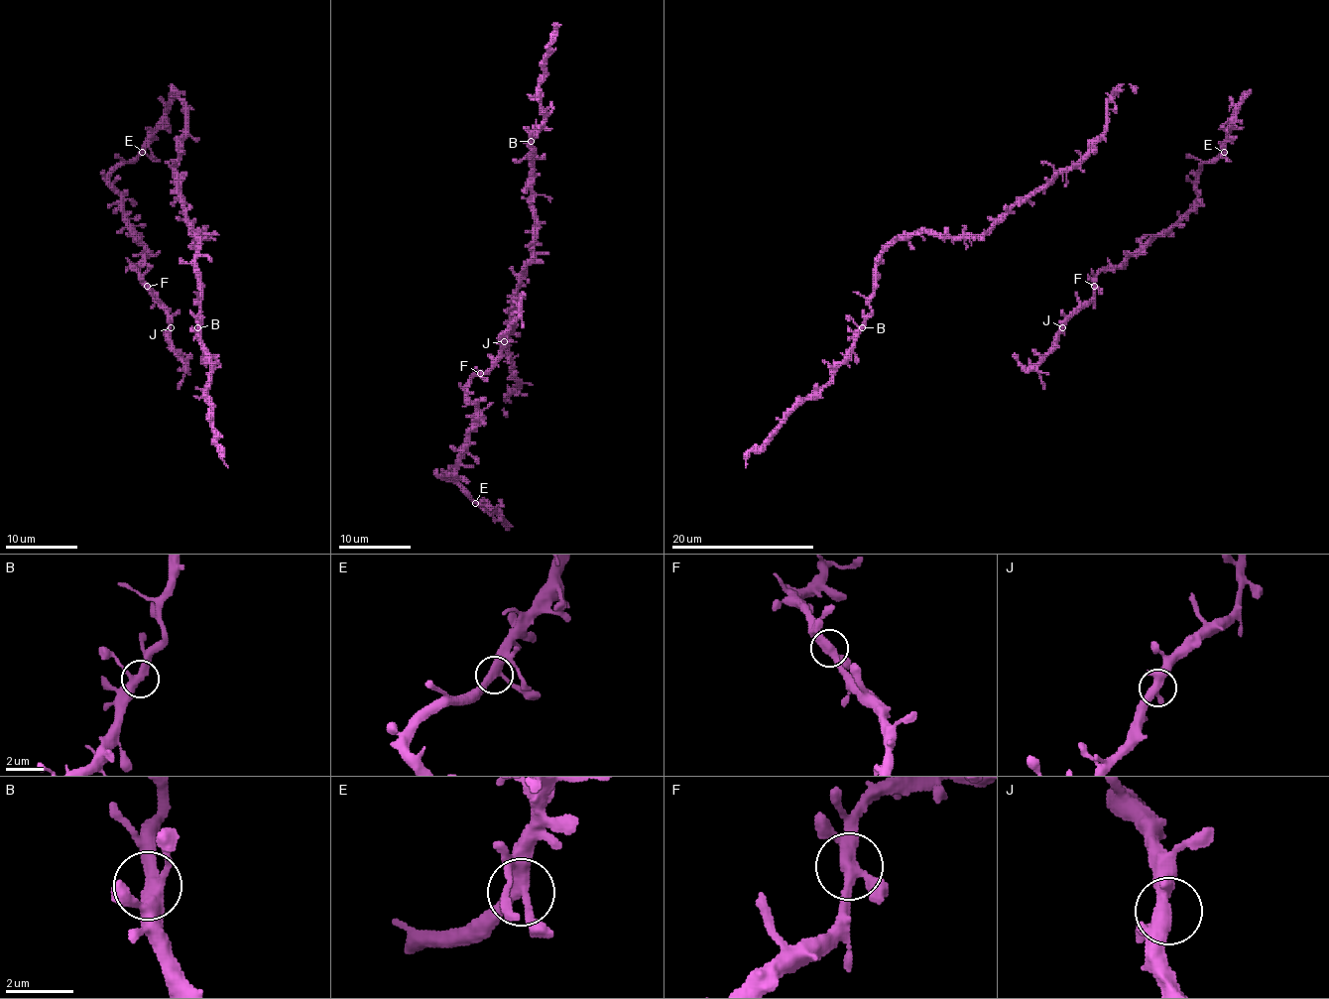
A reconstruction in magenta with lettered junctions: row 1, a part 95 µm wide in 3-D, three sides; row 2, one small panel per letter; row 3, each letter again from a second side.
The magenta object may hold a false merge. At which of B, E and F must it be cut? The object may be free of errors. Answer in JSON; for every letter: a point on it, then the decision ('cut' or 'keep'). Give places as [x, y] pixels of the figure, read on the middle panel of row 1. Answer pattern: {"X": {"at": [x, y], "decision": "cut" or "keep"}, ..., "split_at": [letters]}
{"B": {"at": [531, 141], "decision": "keep"}, "E": {"at": [475, 503], "decision": "keep"}, "F": {"at": [480, 373], "decision": "keep"}, "split_at": []}

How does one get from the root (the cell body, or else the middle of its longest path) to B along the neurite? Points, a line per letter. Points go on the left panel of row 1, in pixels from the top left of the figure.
B: (181, 206), (184, 220), (201, 236), (199, 233), (199, 256), (195, 260), (199, 289), (197, 327)

